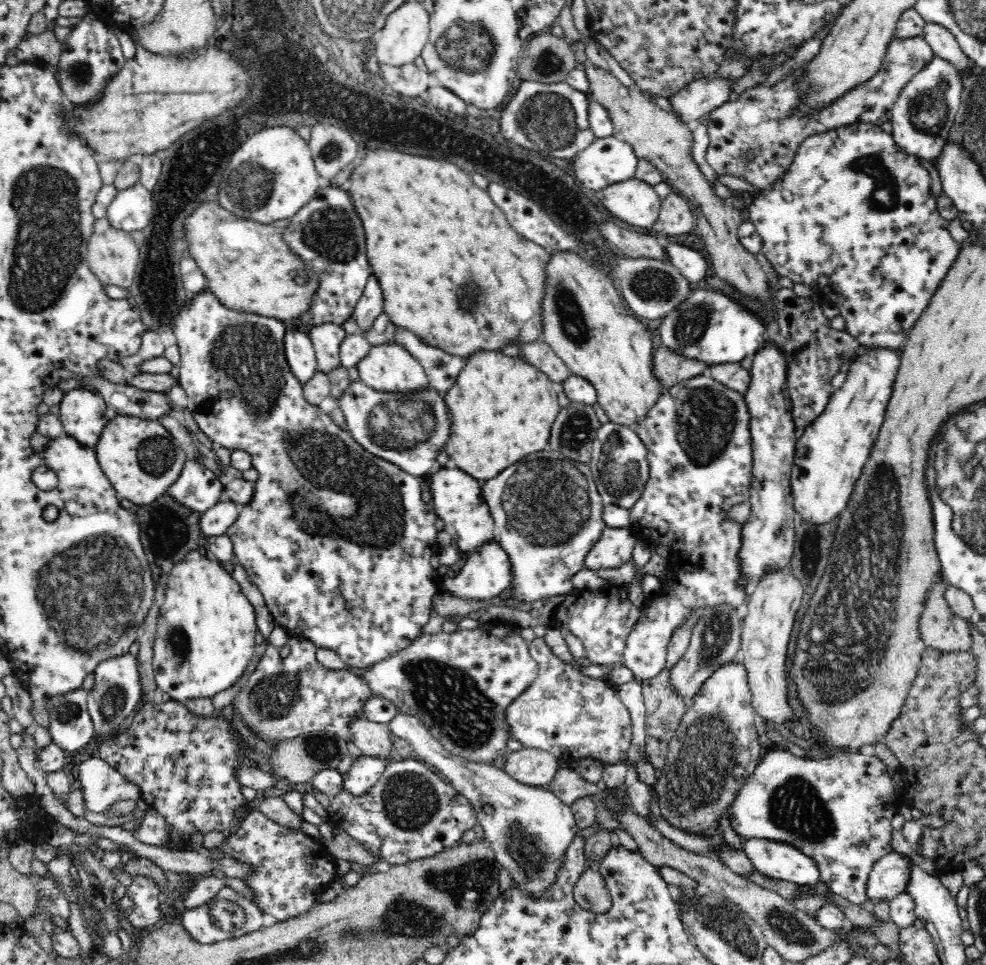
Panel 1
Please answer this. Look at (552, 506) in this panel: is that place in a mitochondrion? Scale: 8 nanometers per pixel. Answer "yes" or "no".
yes

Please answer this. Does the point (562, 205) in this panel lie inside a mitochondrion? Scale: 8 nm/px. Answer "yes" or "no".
no

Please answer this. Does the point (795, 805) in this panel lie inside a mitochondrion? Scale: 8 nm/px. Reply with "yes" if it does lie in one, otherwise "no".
yes

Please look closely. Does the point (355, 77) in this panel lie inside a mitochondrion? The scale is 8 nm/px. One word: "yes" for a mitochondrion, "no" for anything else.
no

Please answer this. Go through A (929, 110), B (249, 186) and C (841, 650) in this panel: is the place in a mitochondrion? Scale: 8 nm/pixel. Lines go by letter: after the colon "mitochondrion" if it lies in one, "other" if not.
A: mitochondrion
B: mitochondrion
C: mitochondrion

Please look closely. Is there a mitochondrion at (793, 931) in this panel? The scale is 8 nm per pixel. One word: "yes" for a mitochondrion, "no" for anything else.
yes

